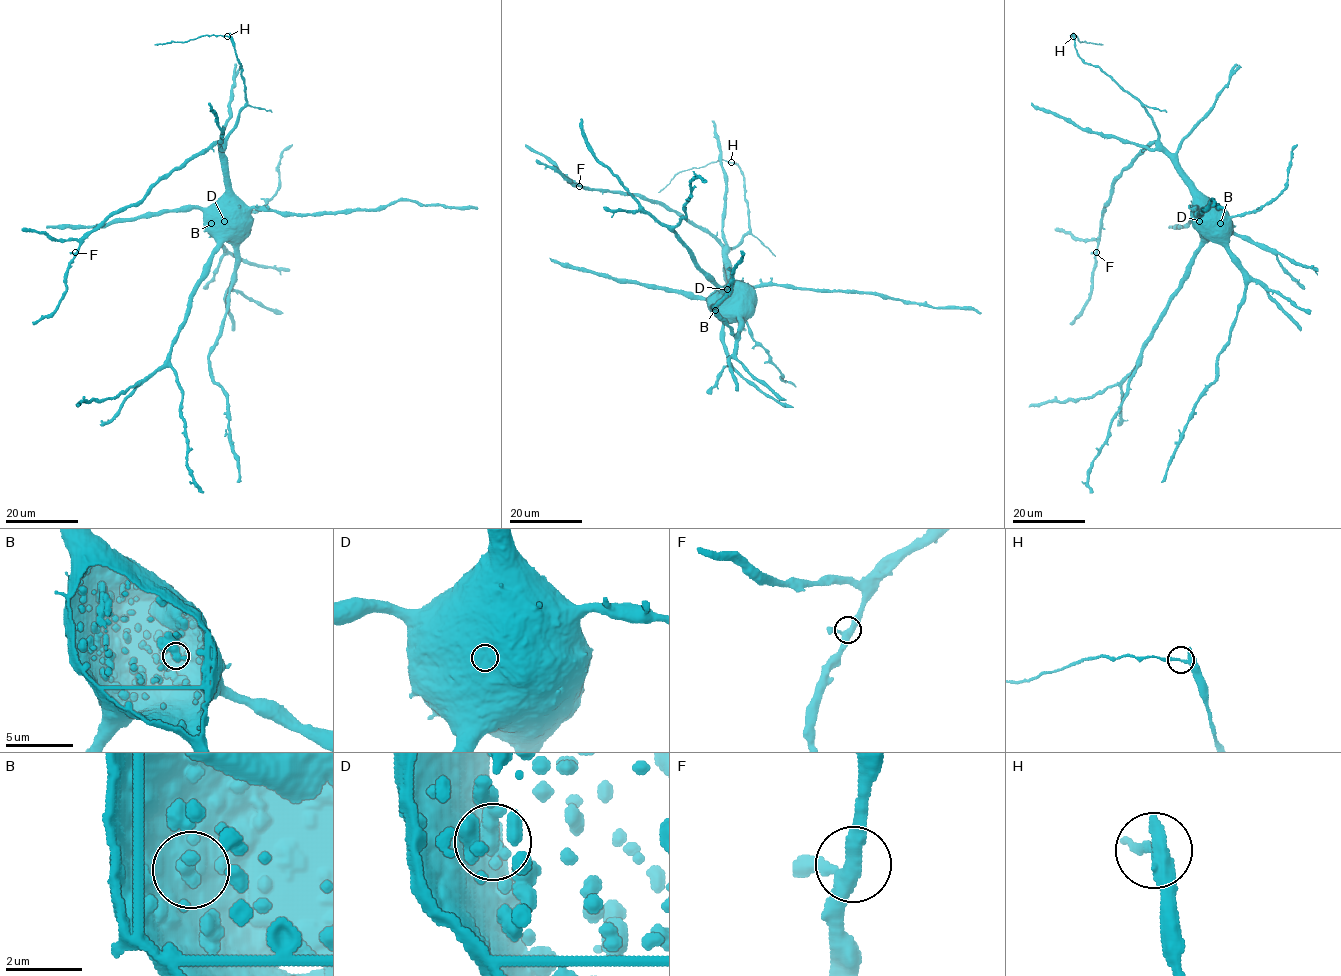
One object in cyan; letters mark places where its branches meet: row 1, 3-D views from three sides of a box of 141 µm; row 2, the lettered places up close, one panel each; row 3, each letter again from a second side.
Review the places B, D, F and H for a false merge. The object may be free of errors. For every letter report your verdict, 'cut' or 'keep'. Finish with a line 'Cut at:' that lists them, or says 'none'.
B: keep
D: keep
F: keep
H: cut
Cut at: H

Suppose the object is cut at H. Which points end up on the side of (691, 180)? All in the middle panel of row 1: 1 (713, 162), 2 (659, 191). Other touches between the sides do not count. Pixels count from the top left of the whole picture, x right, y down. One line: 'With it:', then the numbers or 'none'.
With it: none

